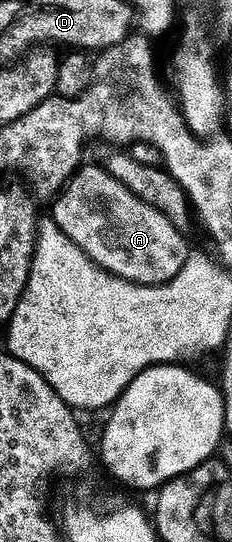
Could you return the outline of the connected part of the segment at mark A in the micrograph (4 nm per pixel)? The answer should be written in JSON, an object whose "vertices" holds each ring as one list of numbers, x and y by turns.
{"vertices":[[103,166,81,167,57,196,53,206,55,207,52,219,66,237,74,241,74,245,78,245,78,249,89,255,102,270,117,275,119,279,145,287,159,287,178,277,178,273,182,273,182,265,186,265,190,248,184,240,185,232,154,205,142,201,126,185,122,185,122,181,115,179]]}

